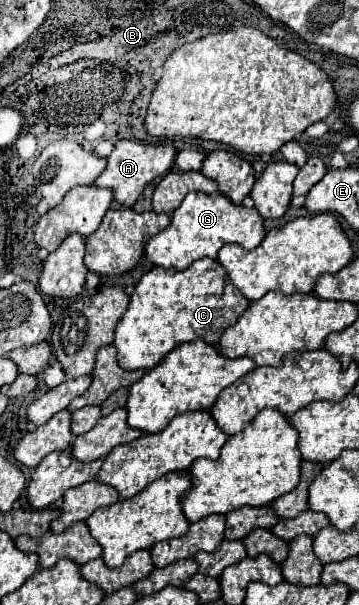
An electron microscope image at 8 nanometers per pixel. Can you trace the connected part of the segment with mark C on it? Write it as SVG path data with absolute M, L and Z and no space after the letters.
M201 258L179 272L155 266L141 276L129 298L127 312L115 326L117 362L123 370L151 370L183 342L201 338L205 344L215 346L233 320L245 312L247 304L249 300L231 284L217 260Z

